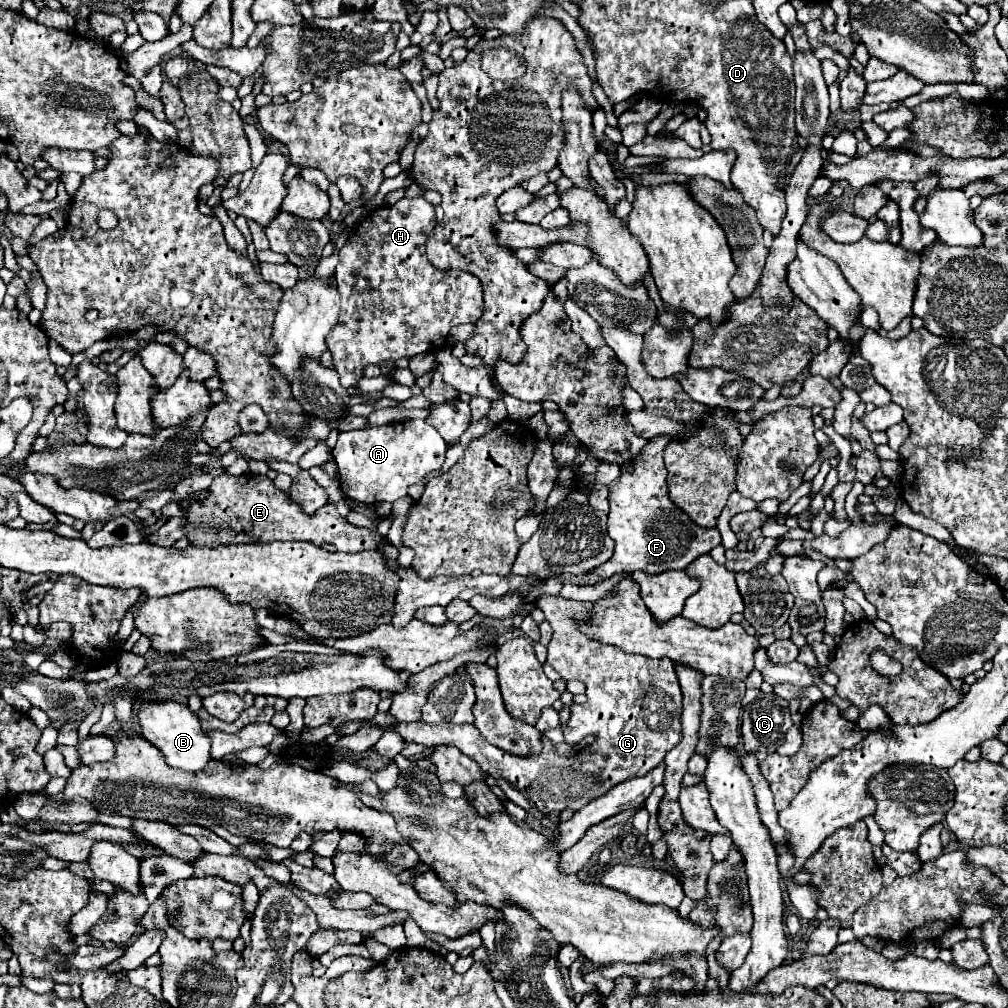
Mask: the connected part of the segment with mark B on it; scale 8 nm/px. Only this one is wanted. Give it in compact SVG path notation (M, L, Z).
M175 700L147 702L139 712L139 724L143 728L143 738L165 756L169 766L187 772L201 772L211 762L211 740L201 730L199 718L189 710L187 704Z

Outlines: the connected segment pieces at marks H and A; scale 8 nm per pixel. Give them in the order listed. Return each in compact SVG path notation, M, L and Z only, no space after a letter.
M401 198L393 206L375 208L365 220L361 220L345 246L339 250L339 264L335 268L337 290L341 294L339 322L329 332L329 350L339 374L339 382L345 388L353 388L361 378L359 372L367 364L379 364L383 360L411 358L421 352L439 350L453 326L465 322L477 322L485 310L483 284L463 270L437 270L425 254L425 240L437 226L433 206L425 198Z
M403 420L375 428L341 432L333 448L339 466L339 484L347 498L363 504L395 502L407 496L411 484L423 480L429 472L441 470L447 444L439 432L425 420Z

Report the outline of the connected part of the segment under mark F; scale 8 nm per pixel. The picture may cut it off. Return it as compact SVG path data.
M667 436L651 438L635 460L633 476L621 476L621 482L611 488L609 536L615 540L615 554L611 556L611 560L595 568L589 576L561 576L563 582L595 584L617 572L633 574L635 570L645 570L647 574L657 574L661 570L685 568L695 558L721 544L721 534L717 528L699 528L689 516L685 516L683 510L673 506L673 502L669 500L663 466L663 448L667 440Z

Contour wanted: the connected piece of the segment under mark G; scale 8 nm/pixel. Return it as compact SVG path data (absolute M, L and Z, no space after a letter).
M557 594L537 598L537 606L545 612L545 618L553 628L547 660L561 678L577 678L587 686L587 702L571 708L571 718L561 726L561 732L565 740L595 736L597 742L593 740L593 744L579 750L575 756L565 758L557 756L553 744L543 736L543 750L537 756L515 756L489 744L473 724L429 726L425 722L411 722L399 724L393 730L397 730L407 742L459 748L493 778L505 778L519 792L527 794L543 814L565 808L579 810L615 784L633 776L645 776L651 768L663 762L665 754L677 746L677 742L681 742L681 690L669 658L627 654L617 646L587 638L581 624L593 612L591 602L577 602Z

